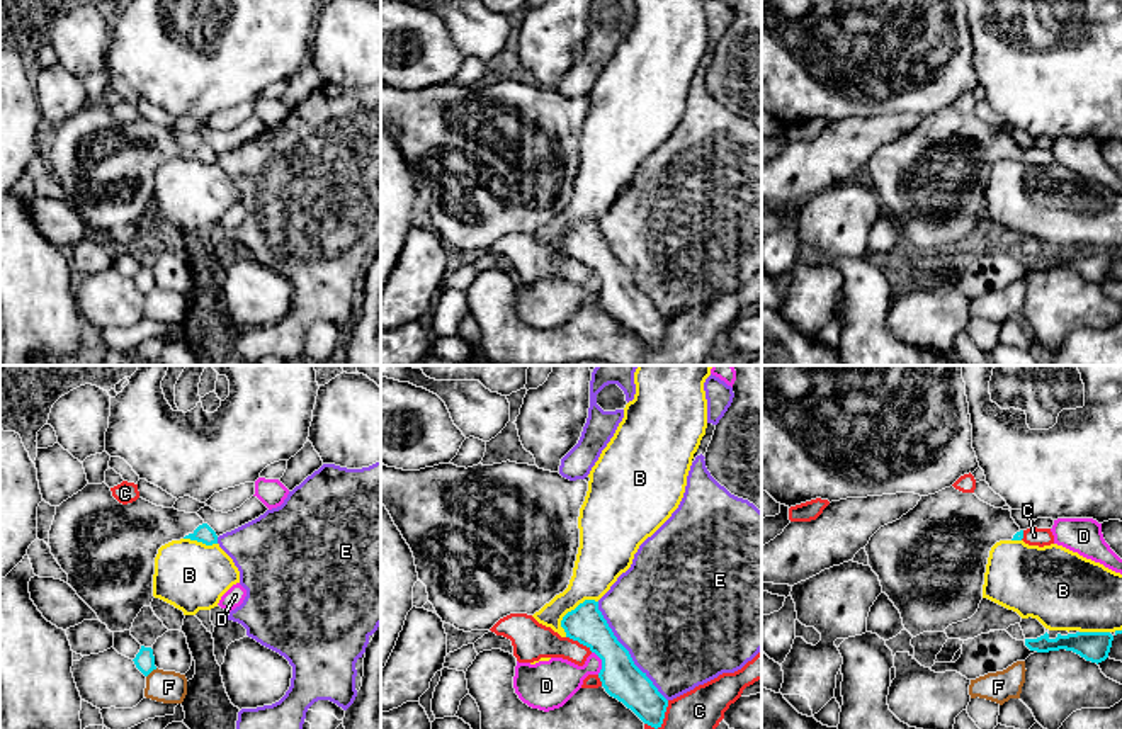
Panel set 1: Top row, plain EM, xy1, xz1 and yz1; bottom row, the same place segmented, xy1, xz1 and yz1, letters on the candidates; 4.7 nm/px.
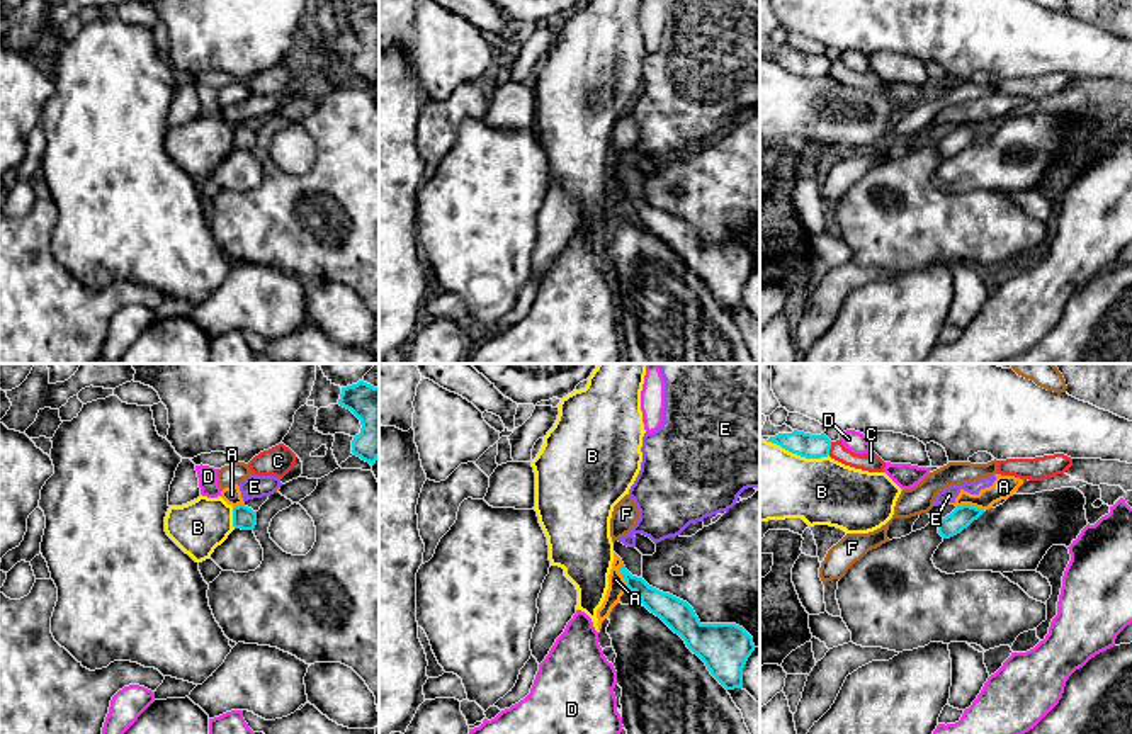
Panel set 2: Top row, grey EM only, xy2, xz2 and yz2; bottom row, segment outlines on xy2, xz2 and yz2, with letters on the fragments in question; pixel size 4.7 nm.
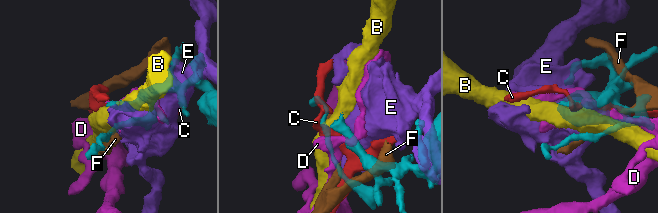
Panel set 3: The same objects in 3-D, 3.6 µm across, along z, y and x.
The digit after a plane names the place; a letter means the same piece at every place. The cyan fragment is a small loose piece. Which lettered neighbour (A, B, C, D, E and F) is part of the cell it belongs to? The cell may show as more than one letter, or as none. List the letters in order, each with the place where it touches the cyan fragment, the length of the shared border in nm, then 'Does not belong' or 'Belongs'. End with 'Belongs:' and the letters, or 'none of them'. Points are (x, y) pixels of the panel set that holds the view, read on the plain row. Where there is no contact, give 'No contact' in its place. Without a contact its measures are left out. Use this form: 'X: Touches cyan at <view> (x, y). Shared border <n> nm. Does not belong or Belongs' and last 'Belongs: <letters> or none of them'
A: Touches cyan at yz2 (969, 124). Shared border 130 nm. Does not belong
B: Touches cyan at yz2 (798, 73). Shared border 320 nm. Does not belong
C: Touches cyan at xz1 (662, 340). Shared border 170 nm. Does not belong
D: Touches cyan at xz1 (602, 282). Shared border 120 nm. Does not belong
E: Touches cyan at xz1 (628, 271). Shared border 600 nm. Does not belong
F: Touches cyan at xy1 (152, 289). Shared border 70 nm. Does not belong
Belongs: none of them

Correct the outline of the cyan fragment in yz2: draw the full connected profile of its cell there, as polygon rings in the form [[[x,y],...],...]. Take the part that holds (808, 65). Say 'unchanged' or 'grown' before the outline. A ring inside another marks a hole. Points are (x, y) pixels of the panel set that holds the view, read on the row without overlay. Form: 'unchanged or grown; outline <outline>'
grown; outline [[[767,36],[760,56],[767,56],[767,61],[777,63],[782,68],[797,73],[806,78],[821,78],[829,75],[831,59],[821,54],[811,54],[804,51],[792,49],[787,44],[775,46]]]

